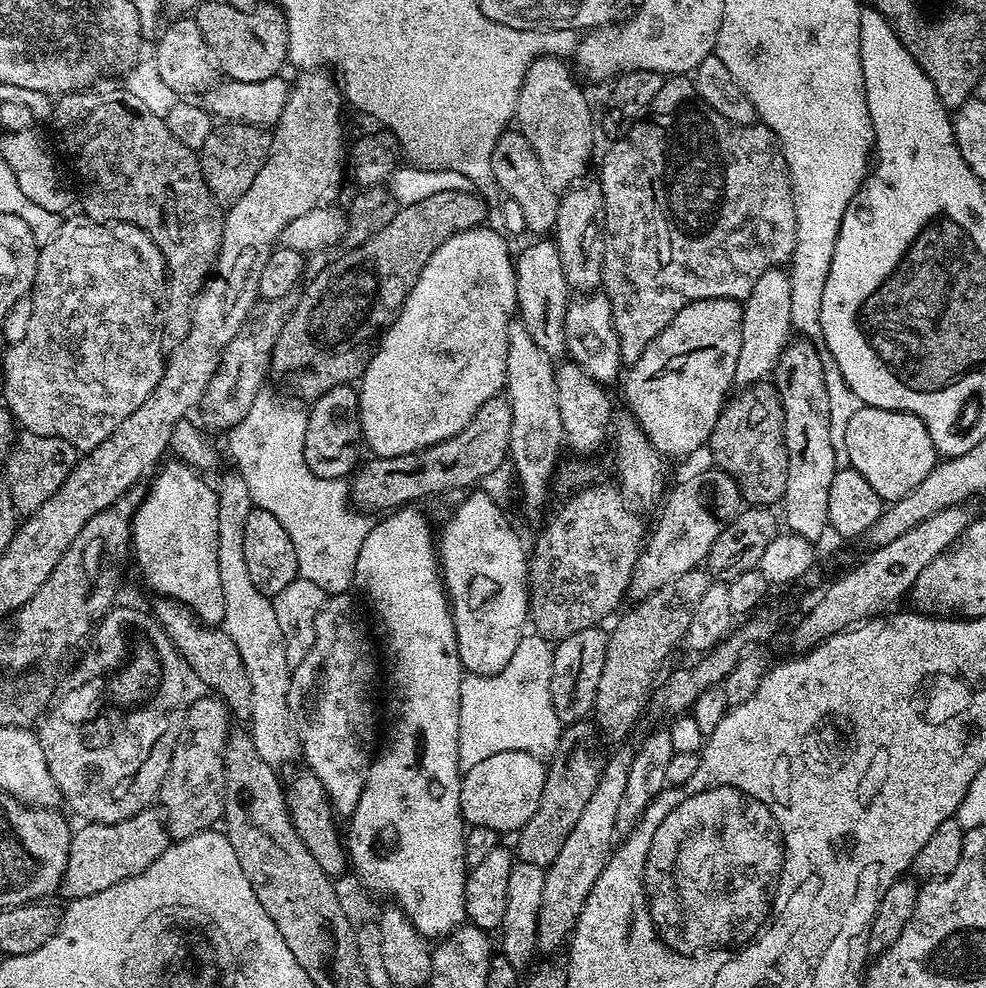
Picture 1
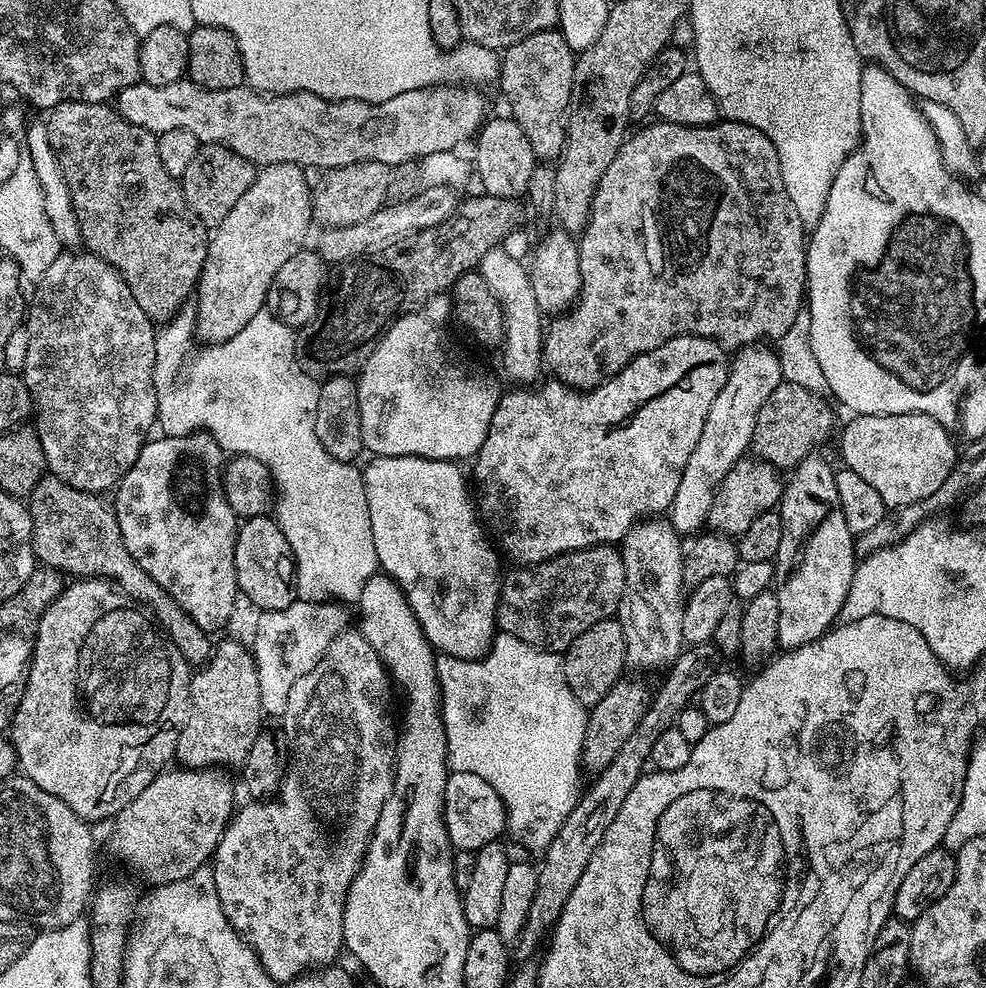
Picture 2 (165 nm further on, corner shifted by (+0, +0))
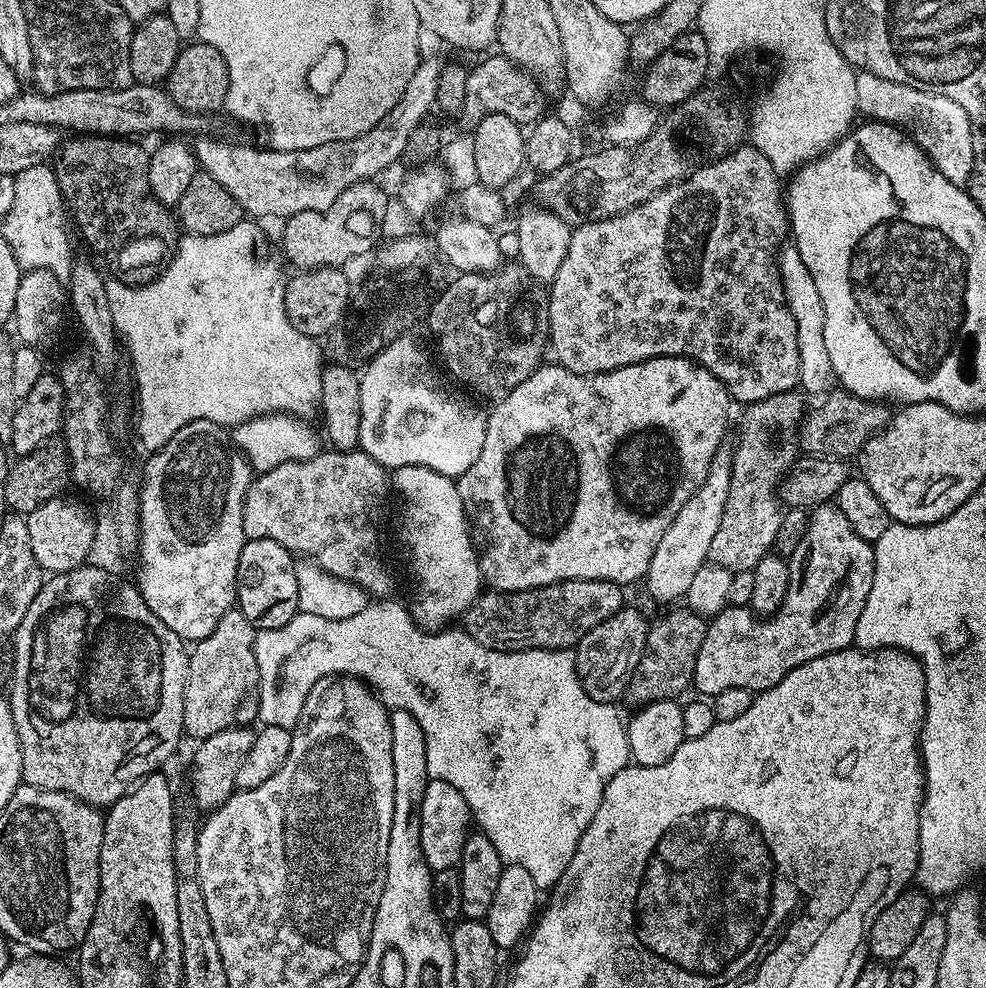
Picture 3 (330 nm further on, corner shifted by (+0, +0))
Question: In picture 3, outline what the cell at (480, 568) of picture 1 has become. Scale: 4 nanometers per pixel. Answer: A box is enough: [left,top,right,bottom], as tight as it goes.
[390,466,482,630]

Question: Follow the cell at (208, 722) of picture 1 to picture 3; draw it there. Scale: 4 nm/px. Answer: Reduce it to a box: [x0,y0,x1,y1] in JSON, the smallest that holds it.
[184,610,260,742]

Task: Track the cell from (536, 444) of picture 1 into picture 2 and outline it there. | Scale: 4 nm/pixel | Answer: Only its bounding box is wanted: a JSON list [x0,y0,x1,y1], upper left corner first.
[478,246,546,385]

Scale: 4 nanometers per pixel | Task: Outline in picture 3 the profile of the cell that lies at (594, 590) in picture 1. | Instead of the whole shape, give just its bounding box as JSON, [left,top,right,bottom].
[462,580,625,650]

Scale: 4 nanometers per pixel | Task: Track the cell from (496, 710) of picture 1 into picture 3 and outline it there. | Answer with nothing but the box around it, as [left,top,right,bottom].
[254,598,630,890]

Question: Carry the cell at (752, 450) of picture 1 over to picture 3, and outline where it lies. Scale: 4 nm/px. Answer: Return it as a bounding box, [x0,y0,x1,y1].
[798,390,889,458]

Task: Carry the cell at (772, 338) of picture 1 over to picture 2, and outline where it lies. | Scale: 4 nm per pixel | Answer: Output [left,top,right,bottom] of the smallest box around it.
[666,343,783,534]

